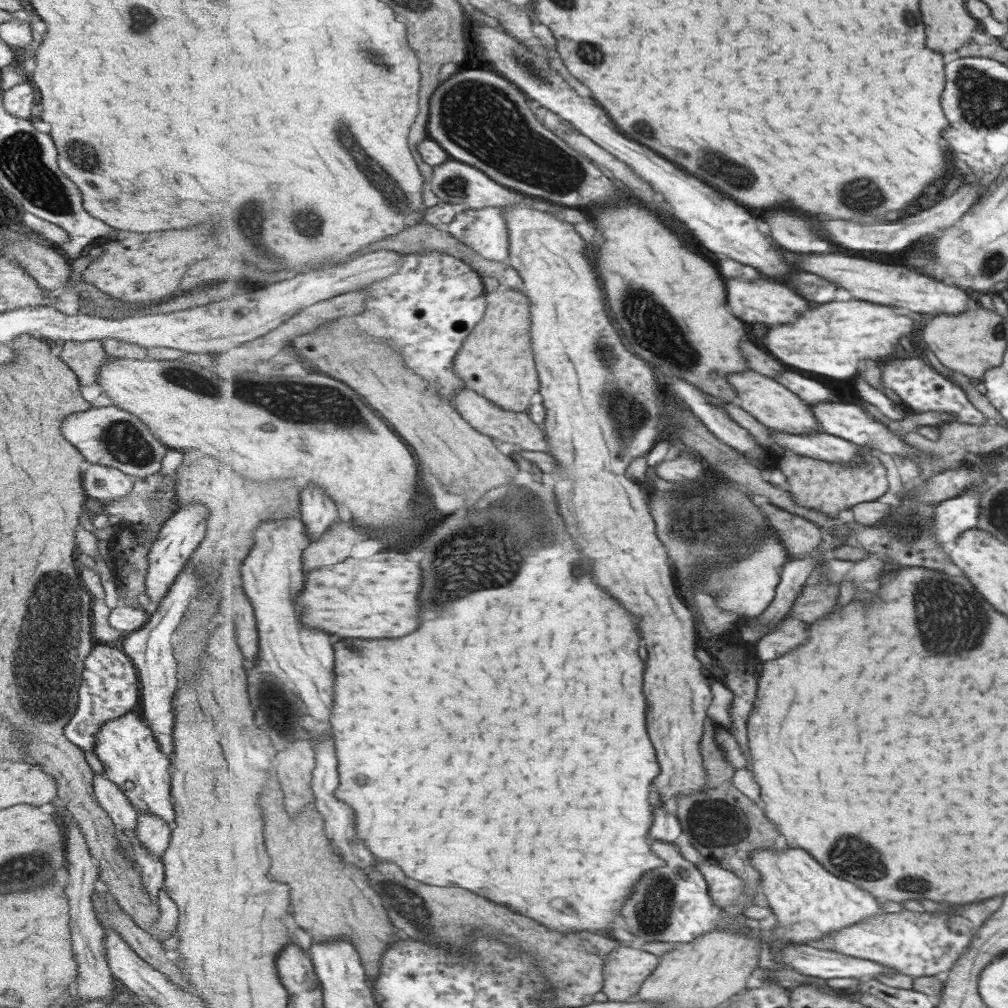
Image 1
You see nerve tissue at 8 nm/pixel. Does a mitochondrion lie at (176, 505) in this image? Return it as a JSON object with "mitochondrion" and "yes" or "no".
{"mitochondrion":"no"}

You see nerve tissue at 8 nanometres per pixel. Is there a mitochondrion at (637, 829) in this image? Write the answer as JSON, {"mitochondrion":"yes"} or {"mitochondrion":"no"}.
{"mitochondrion":"no"}

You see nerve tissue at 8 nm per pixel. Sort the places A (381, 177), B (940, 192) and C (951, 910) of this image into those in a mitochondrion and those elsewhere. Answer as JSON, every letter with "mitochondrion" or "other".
{"A":"mitochondrion","B":"other","C":"other"}

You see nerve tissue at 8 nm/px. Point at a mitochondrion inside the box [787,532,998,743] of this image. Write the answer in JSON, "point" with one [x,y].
{"point":[966,617]}

